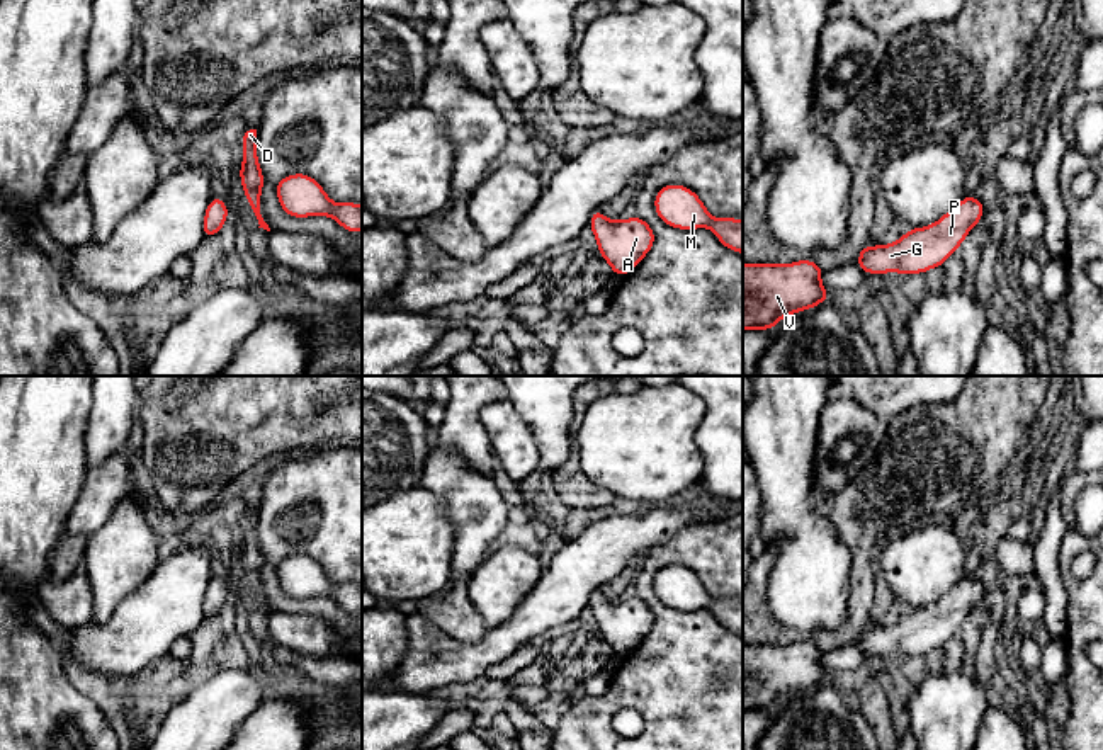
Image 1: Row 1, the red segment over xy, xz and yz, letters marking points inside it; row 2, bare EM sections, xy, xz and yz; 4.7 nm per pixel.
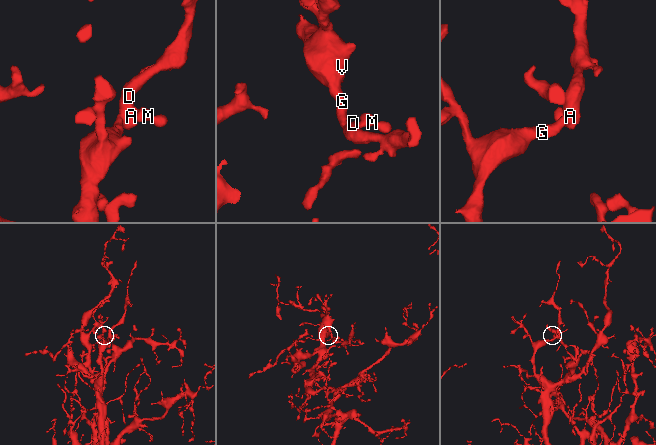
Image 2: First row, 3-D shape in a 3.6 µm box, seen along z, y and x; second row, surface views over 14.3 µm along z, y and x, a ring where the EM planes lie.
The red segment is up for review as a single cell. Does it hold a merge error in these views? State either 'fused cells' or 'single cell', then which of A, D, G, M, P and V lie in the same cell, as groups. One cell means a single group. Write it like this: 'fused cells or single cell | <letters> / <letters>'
single cell | A D G M P V

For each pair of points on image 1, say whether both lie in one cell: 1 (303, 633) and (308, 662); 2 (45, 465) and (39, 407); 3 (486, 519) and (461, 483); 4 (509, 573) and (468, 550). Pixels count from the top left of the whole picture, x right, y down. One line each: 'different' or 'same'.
1: different
2: same
3: same
4: different

